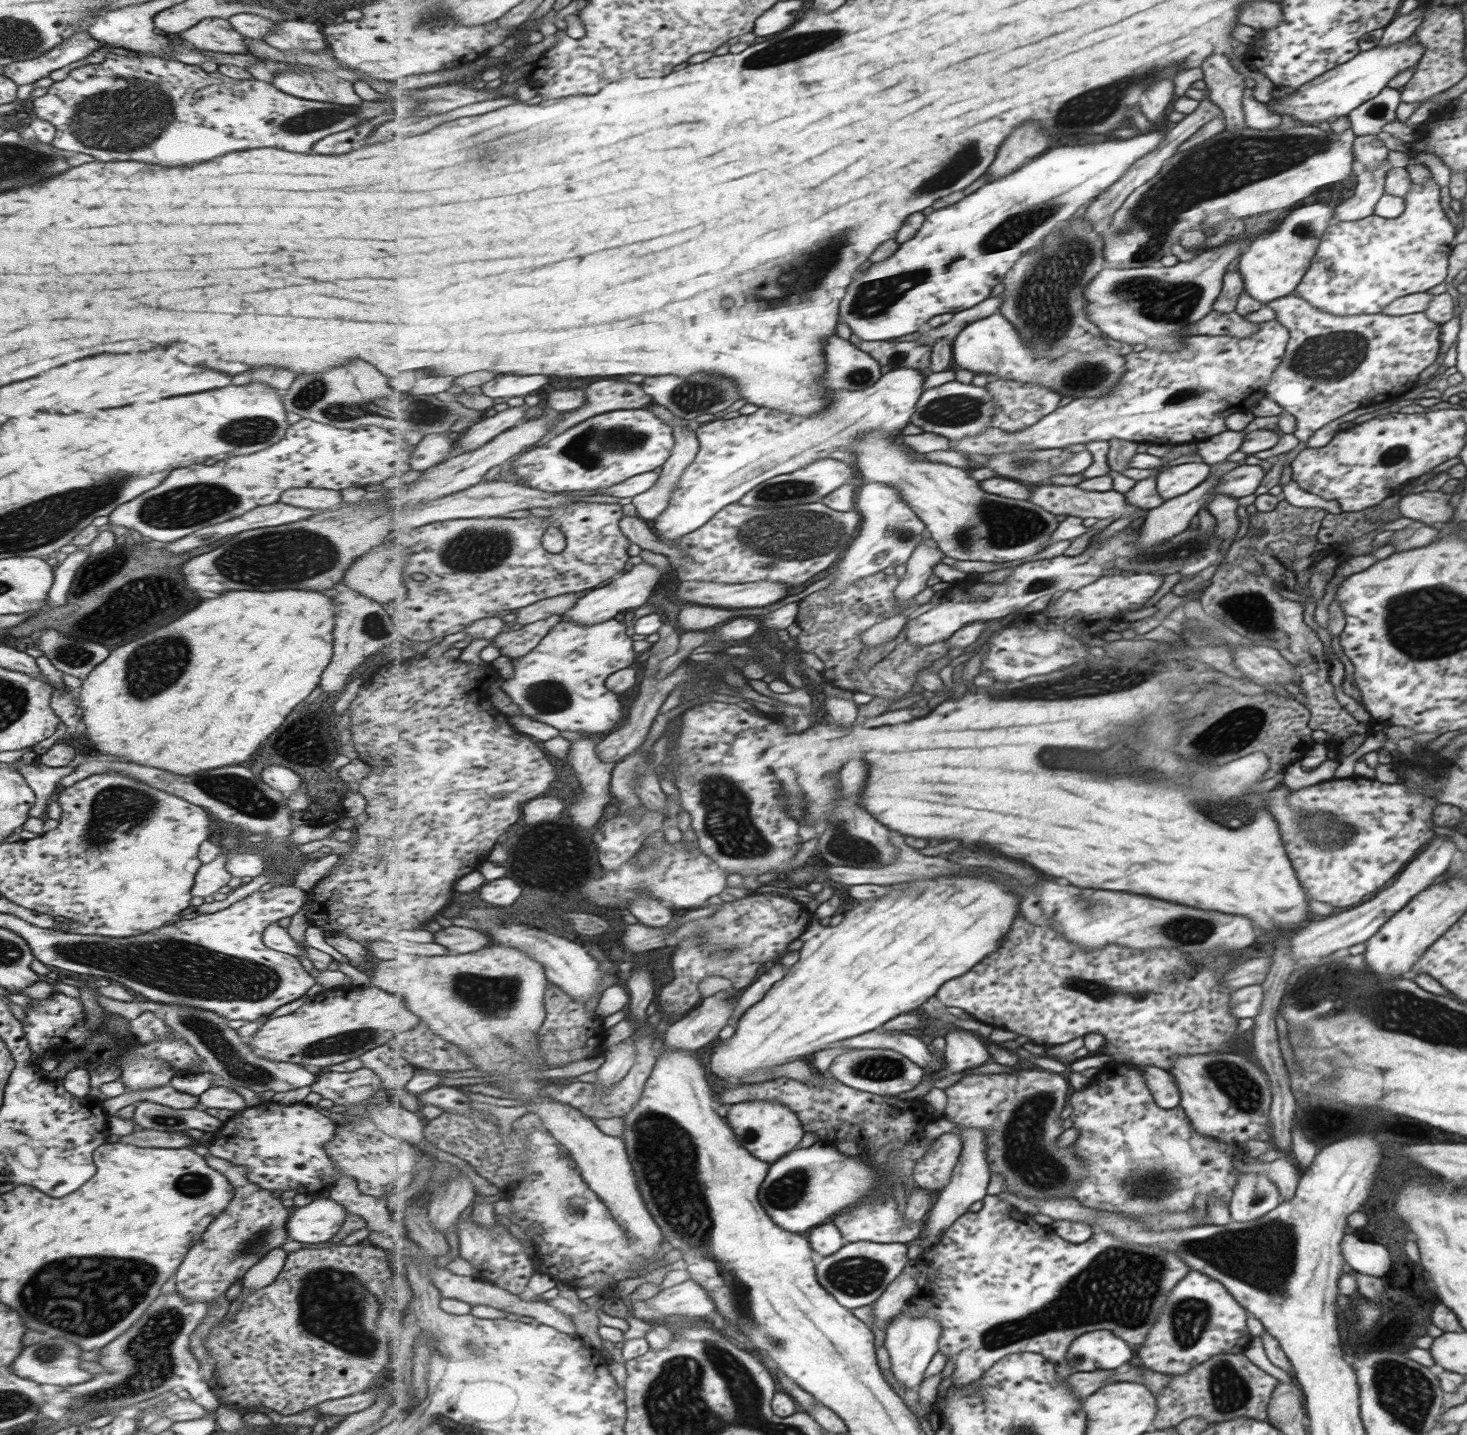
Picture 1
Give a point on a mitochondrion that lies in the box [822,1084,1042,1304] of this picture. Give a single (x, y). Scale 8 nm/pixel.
(856, 1276)

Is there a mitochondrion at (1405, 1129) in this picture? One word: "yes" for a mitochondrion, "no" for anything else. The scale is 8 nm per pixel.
no

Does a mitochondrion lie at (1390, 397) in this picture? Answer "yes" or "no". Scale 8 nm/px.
no

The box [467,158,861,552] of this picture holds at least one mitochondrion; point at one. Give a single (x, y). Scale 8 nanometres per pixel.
(595, 445)

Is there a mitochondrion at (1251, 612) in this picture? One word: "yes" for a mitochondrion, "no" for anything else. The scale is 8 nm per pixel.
yes

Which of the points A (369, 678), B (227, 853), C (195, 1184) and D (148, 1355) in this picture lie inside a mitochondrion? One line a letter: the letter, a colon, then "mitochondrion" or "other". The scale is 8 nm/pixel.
A: other
B: other
C: mitochondrion
D: mitochondrion

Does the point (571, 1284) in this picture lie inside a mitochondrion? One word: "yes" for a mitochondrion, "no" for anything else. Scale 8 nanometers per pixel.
no

